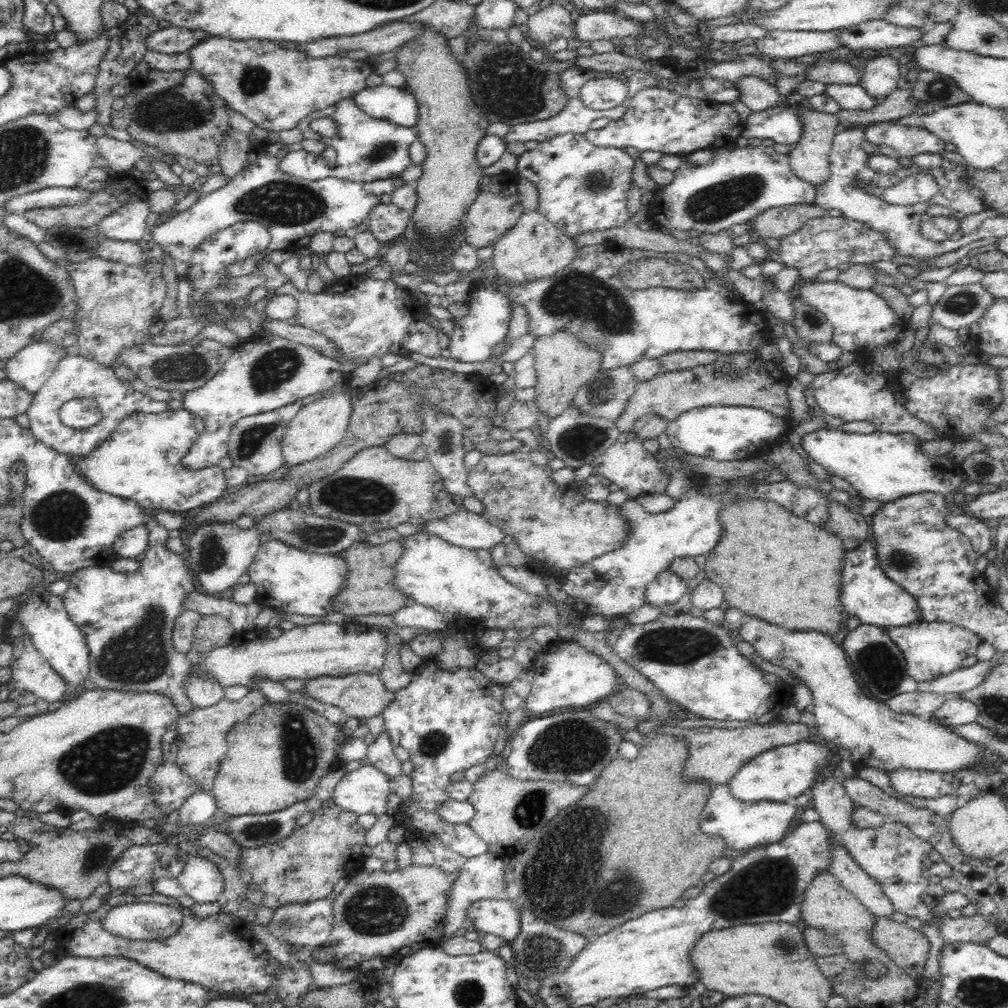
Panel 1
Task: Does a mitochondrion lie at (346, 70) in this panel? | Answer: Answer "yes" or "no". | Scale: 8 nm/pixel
no

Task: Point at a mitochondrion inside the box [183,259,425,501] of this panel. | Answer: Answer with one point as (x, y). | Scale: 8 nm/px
(275, 365)

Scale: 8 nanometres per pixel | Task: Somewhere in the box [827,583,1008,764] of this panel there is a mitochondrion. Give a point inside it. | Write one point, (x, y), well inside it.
(880, 666)

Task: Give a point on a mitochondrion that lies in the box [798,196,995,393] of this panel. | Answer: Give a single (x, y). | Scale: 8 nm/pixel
(961, 303)

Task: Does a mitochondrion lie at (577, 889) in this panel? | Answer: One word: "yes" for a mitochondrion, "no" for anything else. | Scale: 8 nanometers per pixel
yes

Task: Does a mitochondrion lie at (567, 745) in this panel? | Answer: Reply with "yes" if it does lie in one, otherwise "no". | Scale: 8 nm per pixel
yes

